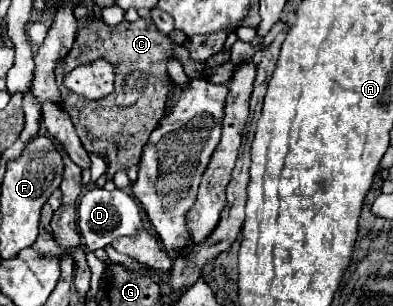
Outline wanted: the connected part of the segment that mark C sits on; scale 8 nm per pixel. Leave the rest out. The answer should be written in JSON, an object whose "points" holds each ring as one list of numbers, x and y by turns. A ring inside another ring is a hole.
{"points":[[140,18,138,22,122,22,108,26,104,22,92,20,78,30,72,50,56,64,56,84,60,88,62,108,72,118,72,124,86,148,86,152,96,154,108,162,108,178,114,178,118,170,128,170,140,160,140,152,148,142,150,132,156,128,164,114,164,102,168,94,170,76,166,72,166,60,172,56,172,42,162,34,150,18],[96,58,106,58,116,66,114,92,104,100,84,100,64,86,64,76,76,68,76,64,92,62]]}

